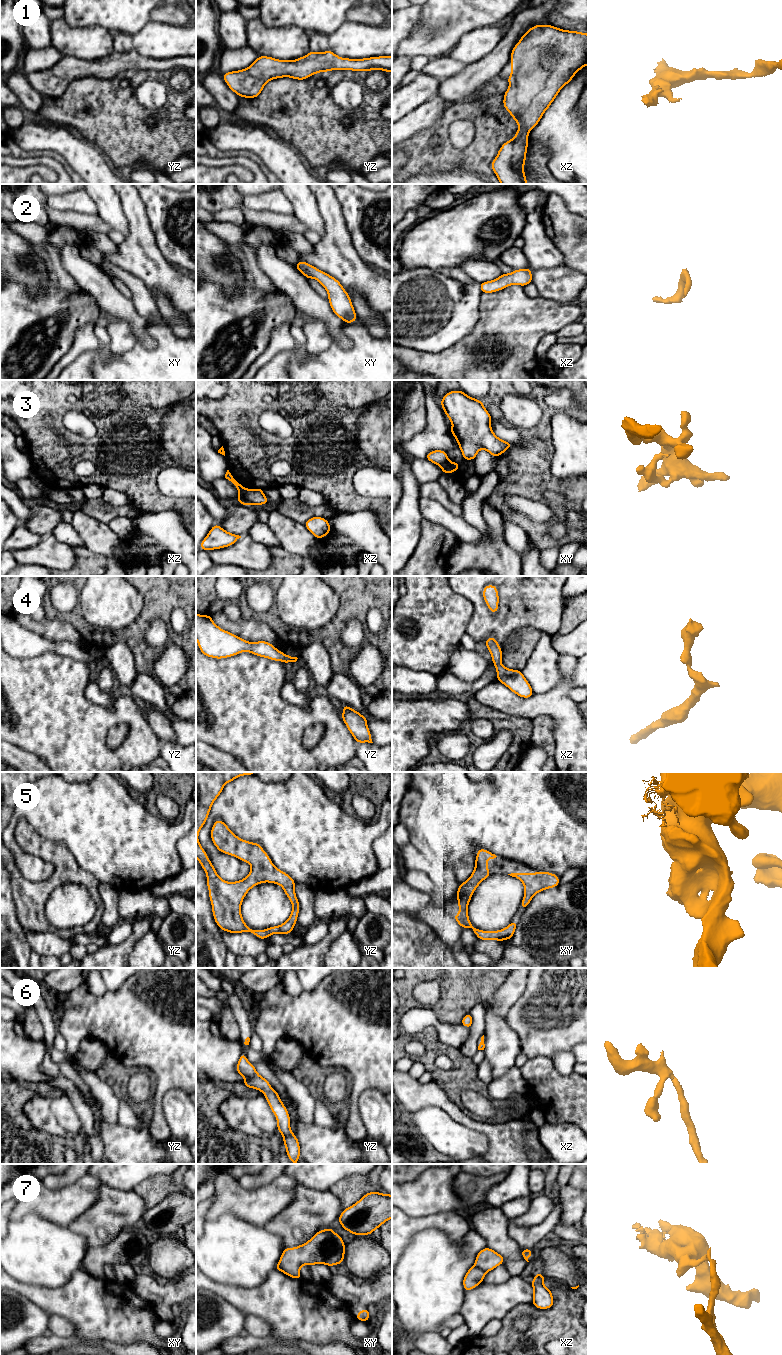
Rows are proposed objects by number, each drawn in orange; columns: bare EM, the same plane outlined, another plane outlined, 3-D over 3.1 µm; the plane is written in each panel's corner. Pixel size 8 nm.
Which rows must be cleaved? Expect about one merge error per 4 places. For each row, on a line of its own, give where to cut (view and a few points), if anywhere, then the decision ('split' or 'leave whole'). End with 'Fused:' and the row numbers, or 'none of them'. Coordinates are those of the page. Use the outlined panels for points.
1: no cut; leave whole
2: no cut; leave whole
3: cut in xz along (246, 489), (245, 498), (250, 504); split
4: no cut; leave whole
5: no cut; leave whole
6: no cut; leave whole
7: cut in xz along (475, 1265), (485, 1272); split
Fused: 3, 7

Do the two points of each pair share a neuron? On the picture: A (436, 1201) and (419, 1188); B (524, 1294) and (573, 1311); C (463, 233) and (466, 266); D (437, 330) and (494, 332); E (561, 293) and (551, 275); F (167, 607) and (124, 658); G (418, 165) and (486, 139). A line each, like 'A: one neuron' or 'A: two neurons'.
A: one neuron
B: two neurons
C: two neurons
D: two neurons
E: one neuron
F: two neurons
G: one neuron

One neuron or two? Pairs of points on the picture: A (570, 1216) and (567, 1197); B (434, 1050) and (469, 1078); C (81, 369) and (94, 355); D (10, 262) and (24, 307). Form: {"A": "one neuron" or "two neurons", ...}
{"A": "one neuron", "B": "one neuron", "C": "one neuron", "D": "two neurons"}

